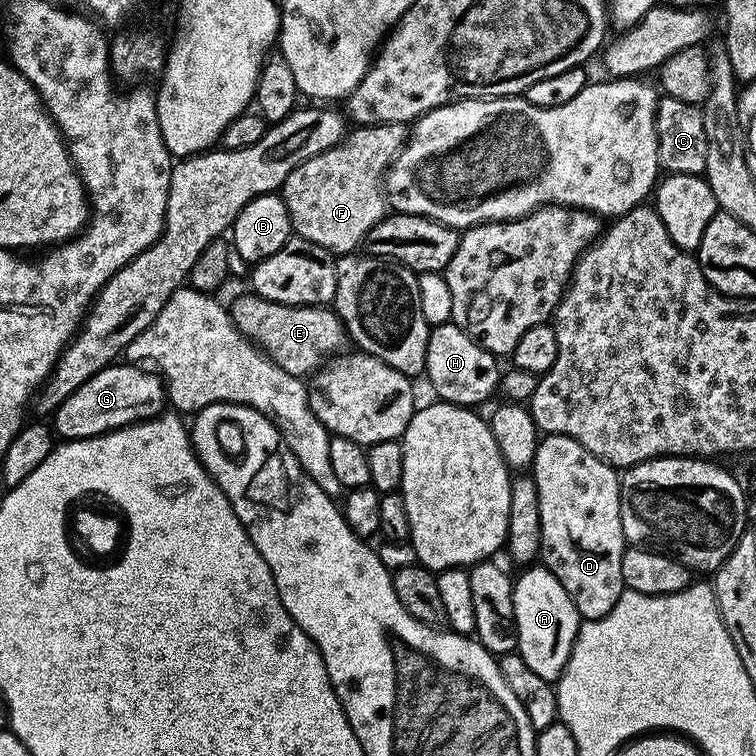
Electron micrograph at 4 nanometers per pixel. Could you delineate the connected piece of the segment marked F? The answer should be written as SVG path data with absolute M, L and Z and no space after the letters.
M406 124L356 126L339 144L299 164L288 175L282 189L293 233L328 249L333 254L355 253L363 245L372 227L384 219L389 211L390 205L384 194L384 174L404 148L409 131L409 125Z

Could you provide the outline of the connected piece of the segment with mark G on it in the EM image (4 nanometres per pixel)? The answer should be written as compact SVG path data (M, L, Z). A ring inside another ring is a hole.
M113 362L98 370L98 374L82 382L82 386L78 386L78 390L74 390L74 394L70 394L66 402L56 407L50 424L61 441L104 436L120 428L129 428L131 424L139 424L141 420L150 420L165 411L166 393L163 379L147 367L137 366L132 362L120 363Z

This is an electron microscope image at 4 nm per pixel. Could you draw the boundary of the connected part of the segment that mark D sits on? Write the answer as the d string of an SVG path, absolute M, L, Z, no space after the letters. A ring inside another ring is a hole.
M545 435L539 441L536 448L536 456L530 465L530 474L536 480L538 486L538 518L540 519L540 555L543 567L550 570L550 574L554 574L554 578L558 578L558 582L562 582L562 586L566 586L566 590L570 594L570 598L574 602L574 606L580 611L584 620L597 620L606 614L610 614L610 610L614 610L614 606L618 602L618 598L624 593L624 579L622 578L622 554L626 547L626 541L622 534L622 518L620 517L620 476L617 469L611 464L606 463L602 458L598 458L594 454L590 454L590 450L586 450L586 446L582 446L574 438L569 436L549 436Z

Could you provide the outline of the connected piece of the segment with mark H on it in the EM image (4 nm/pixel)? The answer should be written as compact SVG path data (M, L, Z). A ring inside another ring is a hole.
M437 324L429 331L426 346L426 366L434 390L445 404L480 406L497 395L502 375L501 361L481 346L473 336L467 336L457 324Z

